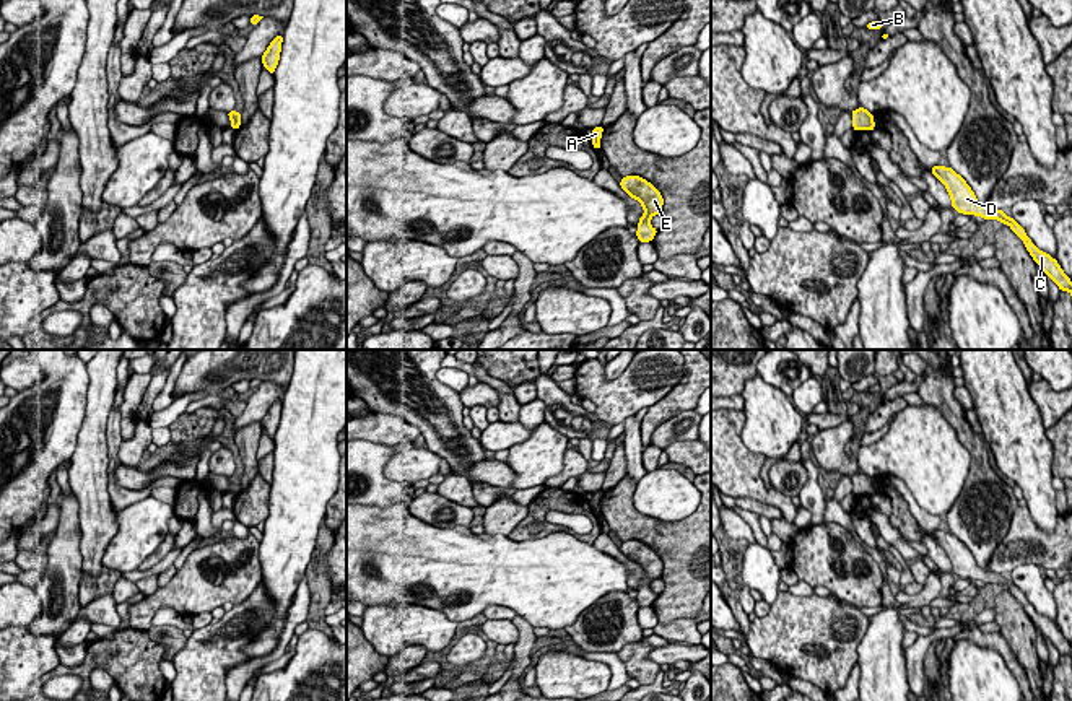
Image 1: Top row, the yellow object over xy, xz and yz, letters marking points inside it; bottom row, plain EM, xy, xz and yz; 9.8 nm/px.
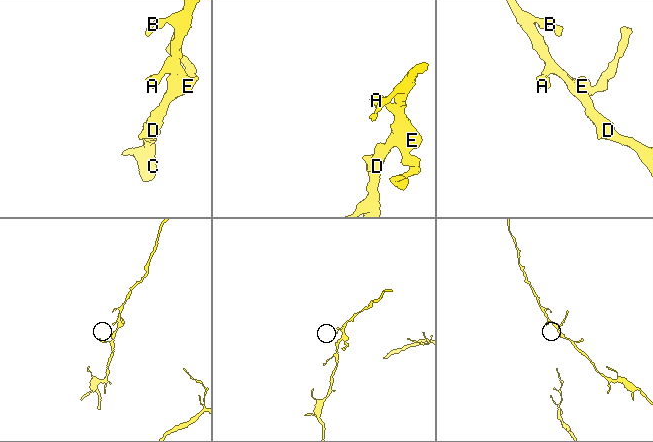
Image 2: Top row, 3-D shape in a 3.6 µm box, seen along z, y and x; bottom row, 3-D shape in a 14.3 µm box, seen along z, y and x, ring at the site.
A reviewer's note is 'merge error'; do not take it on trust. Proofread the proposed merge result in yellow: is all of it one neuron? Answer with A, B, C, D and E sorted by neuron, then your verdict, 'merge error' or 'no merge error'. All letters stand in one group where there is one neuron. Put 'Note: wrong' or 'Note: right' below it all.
A B C D E | no merge error
Note: wrong

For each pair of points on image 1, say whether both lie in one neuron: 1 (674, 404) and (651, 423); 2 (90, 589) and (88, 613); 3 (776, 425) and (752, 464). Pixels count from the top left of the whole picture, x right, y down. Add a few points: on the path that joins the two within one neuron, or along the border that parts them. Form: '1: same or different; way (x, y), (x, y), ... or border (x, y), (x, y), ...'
1: same; way (669, 407), (656, 418)
2: different; border (111, 592), (93, 599), (82, 609)
3: different; border (744, 418), (742, 443), (766, 457)

